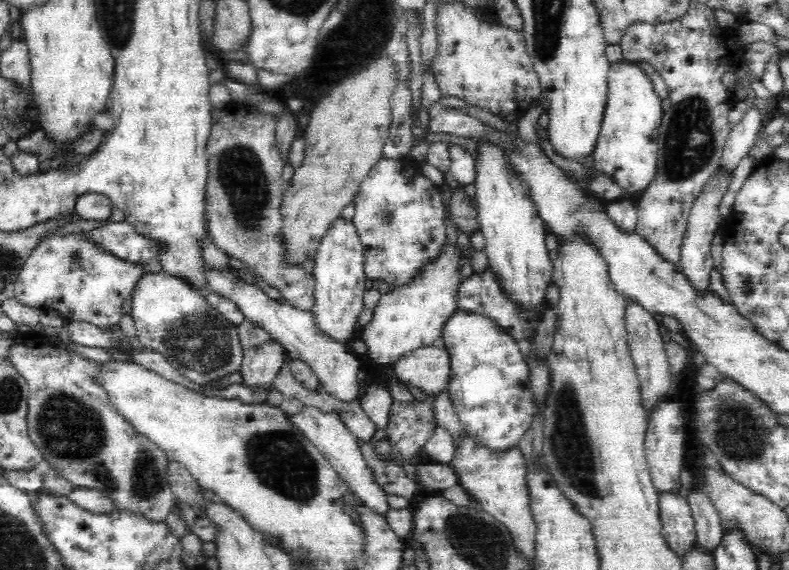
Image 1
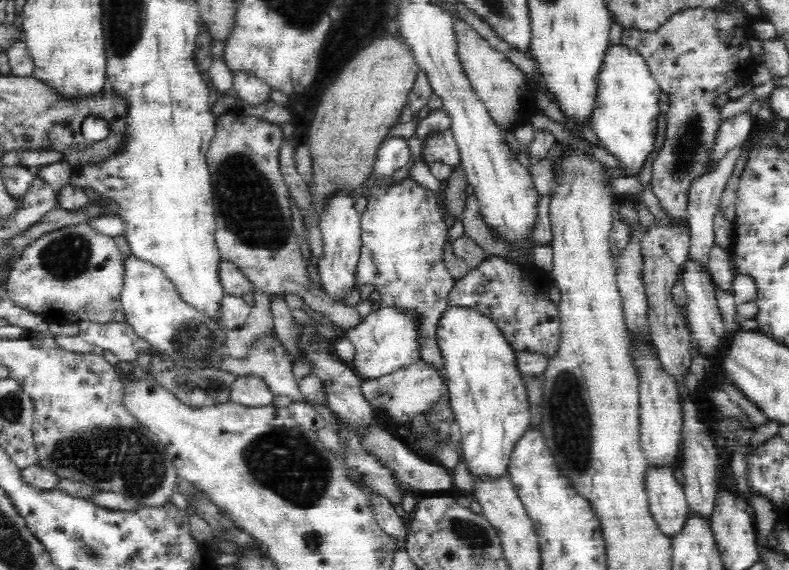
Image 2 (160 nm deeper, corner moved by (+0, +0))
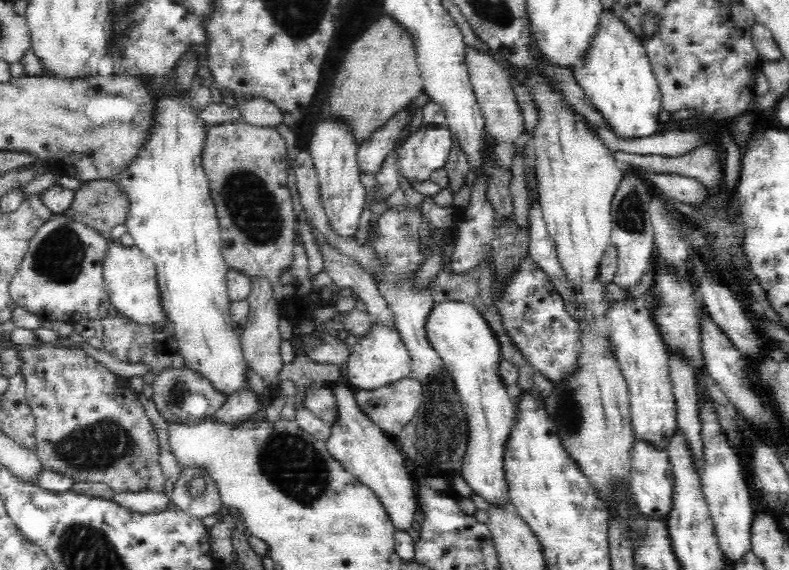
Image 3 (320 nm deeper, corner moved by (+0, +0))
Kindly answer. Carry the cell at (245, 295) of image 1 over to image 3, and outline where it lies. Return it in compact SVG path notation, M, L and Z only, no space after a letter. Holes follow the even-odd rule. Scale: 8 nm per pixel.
M340 378L329 387L336 398L336 420L331 424L331 436L327 441L328 451L342 467L360 483L374 491L394 528L409 532L418 510L414 480L406 468L406 458L394 439L384 433L364 410L359 408L356 389Z

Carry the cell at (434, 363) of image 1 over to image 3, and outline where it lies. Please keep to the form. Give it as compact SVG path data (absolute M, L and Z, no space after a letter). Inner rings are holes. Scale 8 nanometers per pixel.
M414 377L396 379L372 390L357 390L359 408L395 439L412 421L424 399L424 383Z

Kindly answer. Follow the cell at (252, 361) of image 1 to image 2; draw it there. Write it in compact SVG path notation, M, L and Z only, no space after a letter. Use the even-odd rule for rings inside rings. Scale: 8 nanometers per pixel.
M256 374L238 376L230 388L230 401L243 406L268 406L273 402L273 394L268 383Z

